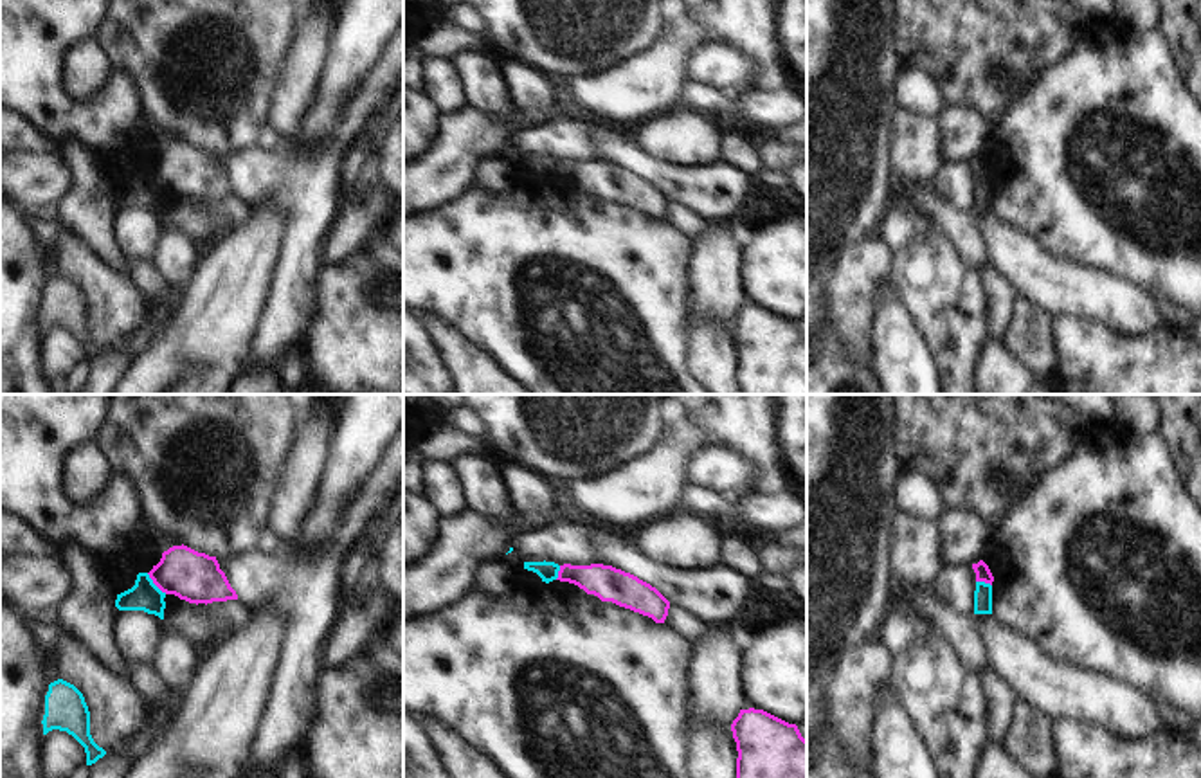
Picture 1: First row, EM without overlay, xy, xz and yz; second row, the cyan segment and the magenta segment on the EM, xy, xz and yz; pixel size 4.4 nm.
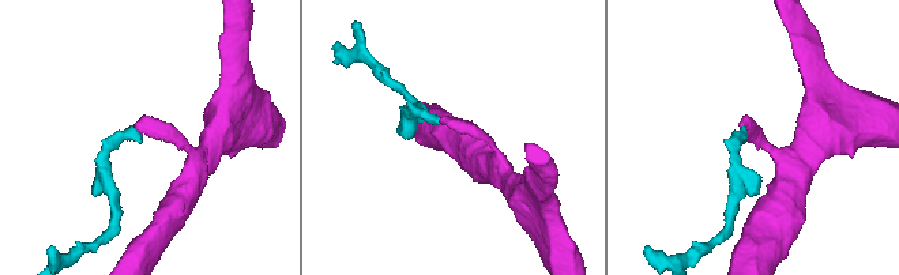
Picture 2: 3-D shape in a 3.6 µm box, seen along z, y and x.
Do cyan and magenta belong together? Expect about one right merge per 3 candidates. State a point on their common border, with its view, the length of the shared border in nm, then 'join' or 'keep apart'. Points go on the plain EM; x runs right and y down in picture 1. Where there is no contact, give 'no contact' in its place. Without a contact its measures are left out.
xy (153, 180) | 130 nm | keep apart

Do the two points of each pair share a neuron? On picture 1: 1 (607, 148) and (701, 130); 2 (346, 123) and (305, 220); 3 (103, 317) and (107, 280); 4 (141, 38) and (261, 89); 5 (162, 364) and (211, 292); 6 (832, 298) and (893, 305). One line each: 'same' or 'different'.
1: different
2: same
3: same
4: same
5: same
6: different

